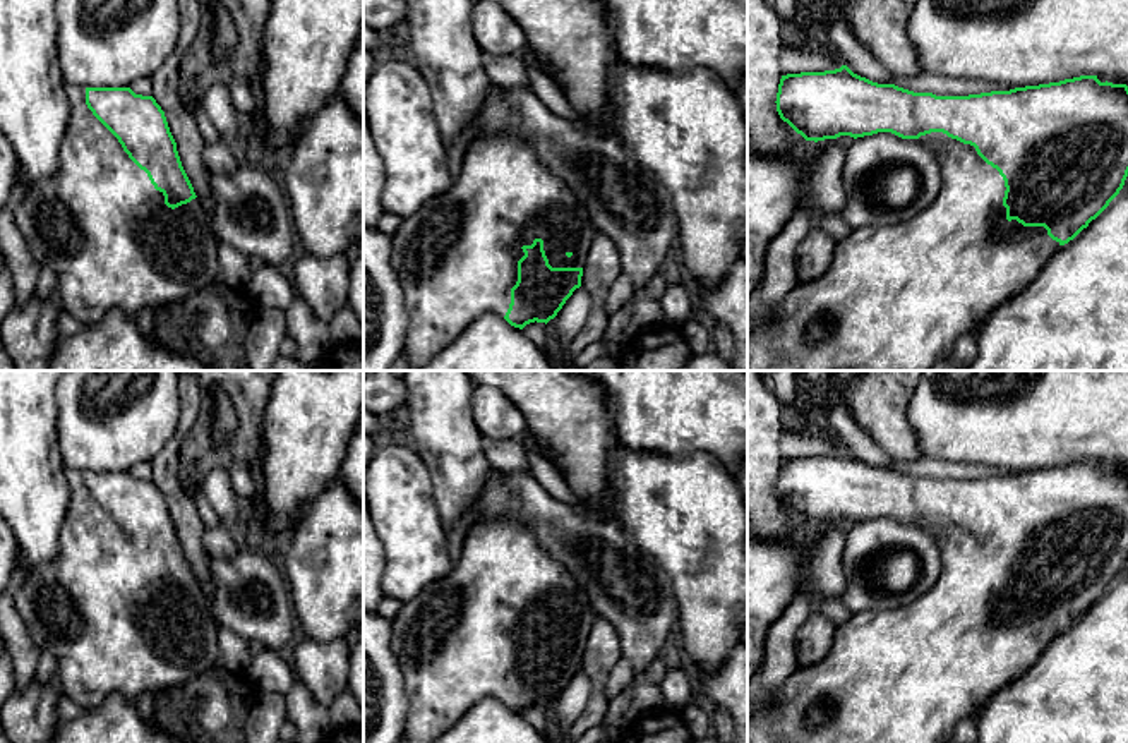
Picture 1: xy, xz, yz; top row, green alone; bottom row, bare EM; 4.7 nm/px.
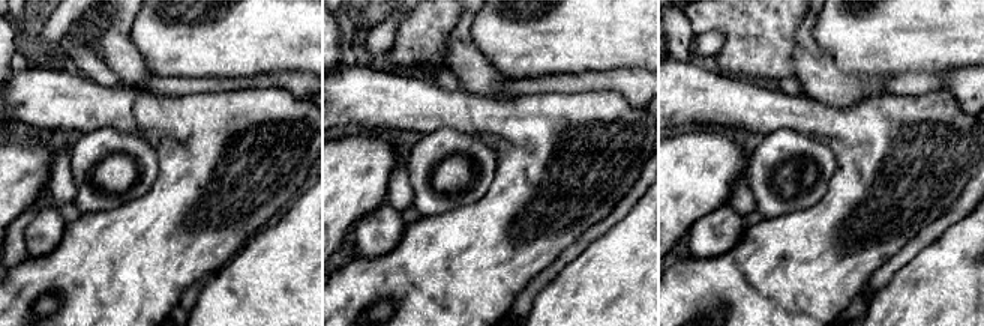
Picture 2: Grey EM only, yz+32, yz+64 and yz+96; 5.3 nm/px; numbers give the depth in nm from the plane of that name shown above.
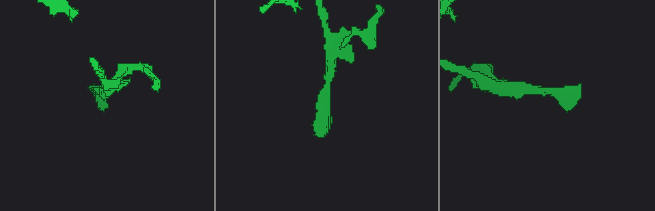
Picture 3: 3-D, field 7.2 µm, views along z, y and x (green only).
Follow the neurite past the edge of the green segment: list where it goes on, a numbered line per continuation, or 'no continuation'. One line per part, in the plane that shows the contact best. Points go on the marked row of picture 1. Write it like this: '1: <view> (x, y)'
1: yz (887, 302)

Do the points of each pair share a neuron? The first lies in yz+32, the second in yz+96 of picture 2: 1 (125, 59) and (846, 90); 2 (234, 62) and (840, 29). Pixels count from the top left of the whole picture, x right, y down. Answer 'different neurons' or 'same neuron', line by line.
1: same neuron
2: same neuron

